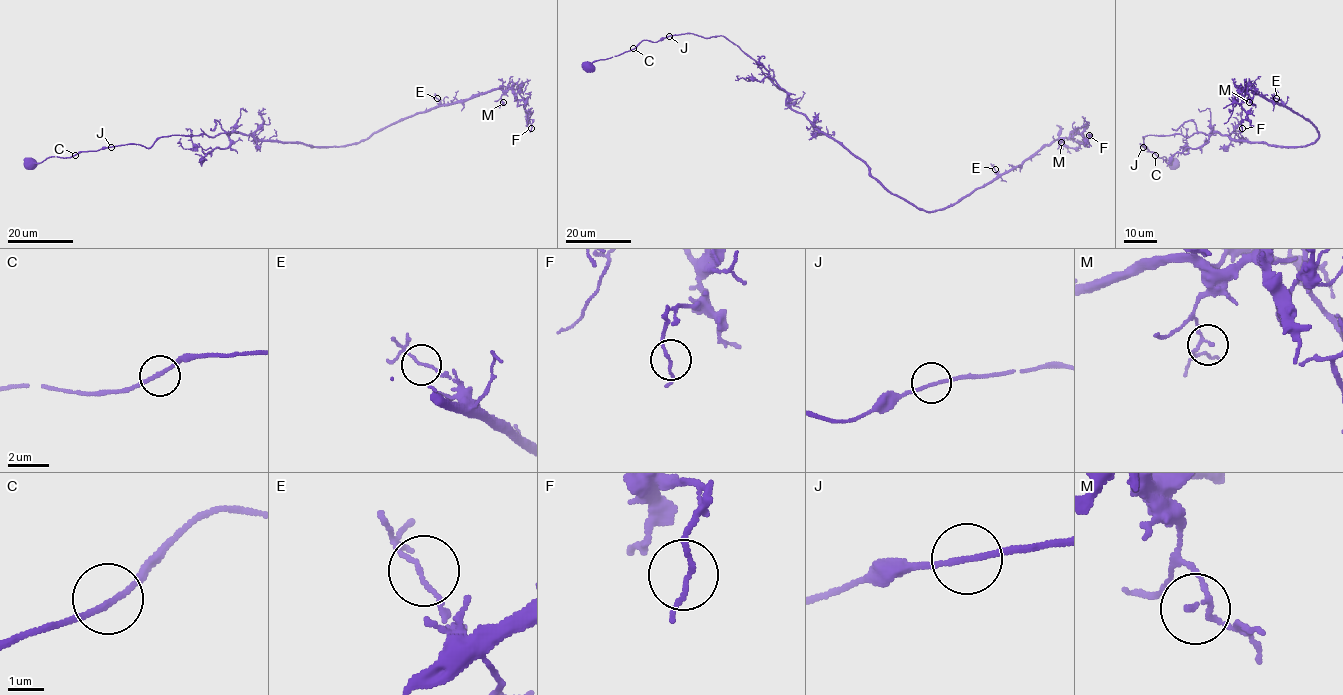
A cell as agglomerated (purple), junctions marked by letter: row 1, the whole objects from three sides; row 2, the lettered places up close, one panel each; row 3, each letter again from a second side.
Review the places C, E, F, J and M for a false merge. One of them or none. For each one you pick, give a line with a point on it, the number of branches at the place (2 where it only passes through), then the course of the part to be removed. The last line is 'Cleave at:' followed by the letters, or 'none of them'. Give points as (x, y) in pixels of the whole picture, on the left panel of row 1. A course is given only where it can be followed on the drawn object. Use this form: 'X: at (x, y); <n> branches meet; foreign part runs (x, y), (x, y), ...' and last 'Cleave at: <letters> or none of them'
Cleave at: none of them

